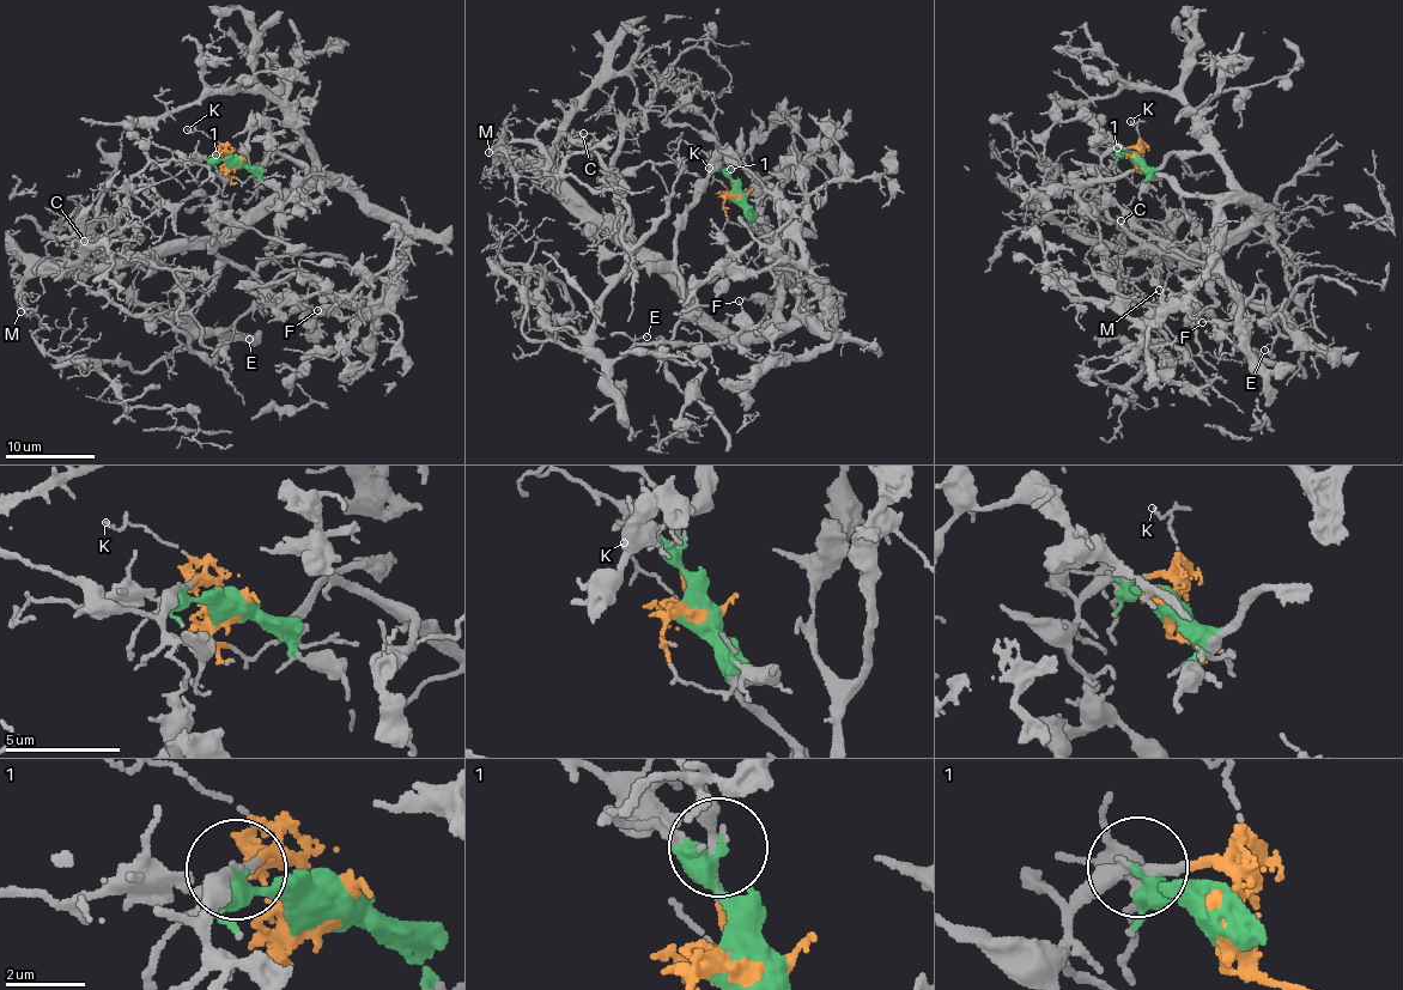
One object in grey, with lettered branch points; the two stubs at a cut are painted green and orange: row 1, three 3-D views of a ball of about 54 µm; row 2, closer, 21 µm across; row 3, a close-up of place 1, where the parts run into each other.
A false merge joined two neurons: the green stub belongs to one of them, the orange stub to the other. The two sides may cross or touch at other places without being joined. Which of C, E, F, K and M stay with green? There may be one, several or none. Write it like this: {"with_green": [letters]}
{"with_green": ["C", "M"]}

